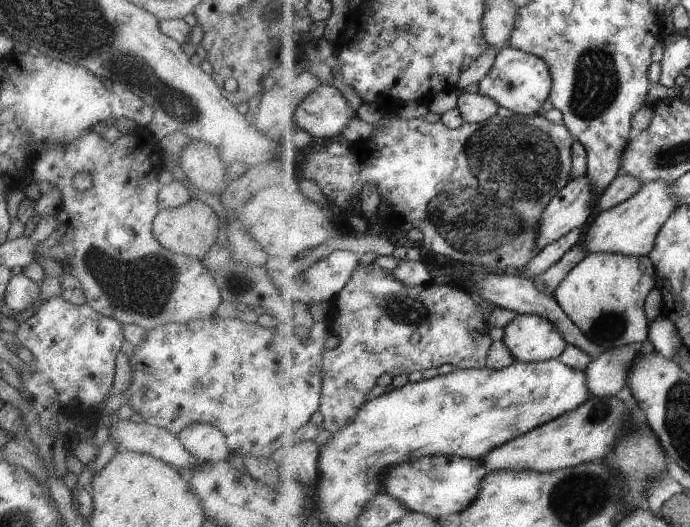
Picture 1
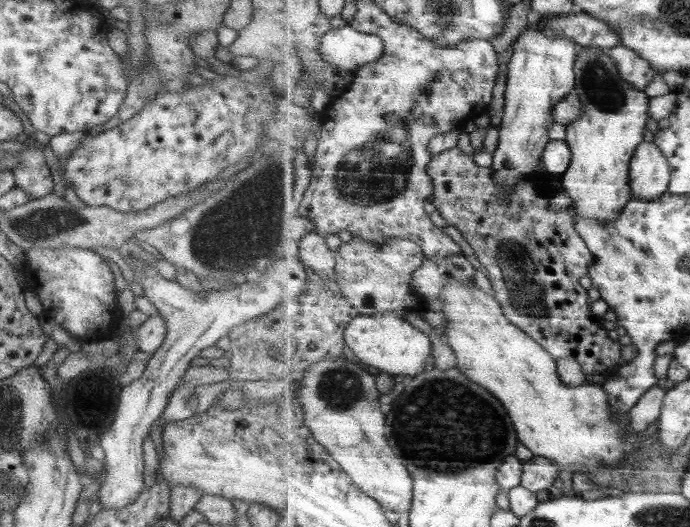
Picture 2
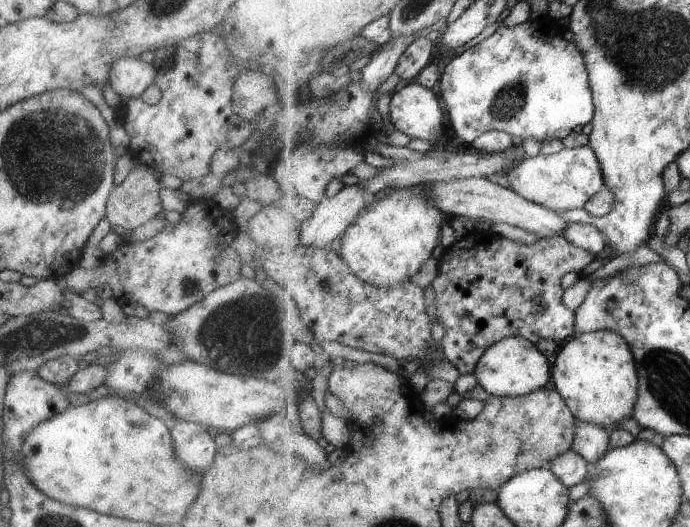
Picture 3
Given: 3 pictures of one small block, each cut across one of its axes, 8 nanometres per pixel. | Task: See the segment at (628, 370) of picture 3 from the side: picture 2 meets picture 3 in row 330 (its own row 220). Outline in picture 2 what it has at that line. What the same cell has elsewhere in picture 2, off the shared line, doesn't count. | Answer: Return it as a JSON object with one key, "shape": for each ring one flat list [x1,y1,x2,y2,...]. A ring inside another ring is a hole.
{"shape":[[582,48,575,64,576,88,583,102,583,115,567,126,567,144,572,150,570,168,561,176,561,188,572,200,575,217,610,222,634,198,630,169,635,151,644,141,650,116,650,97,623,81,608,50]]}

